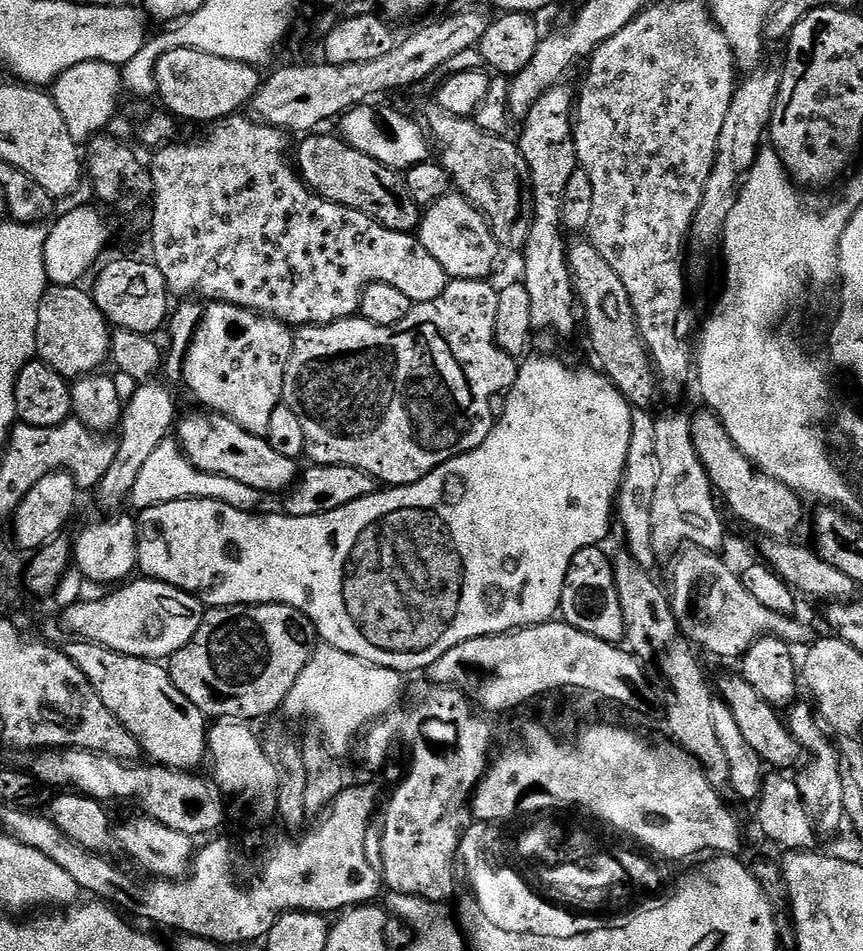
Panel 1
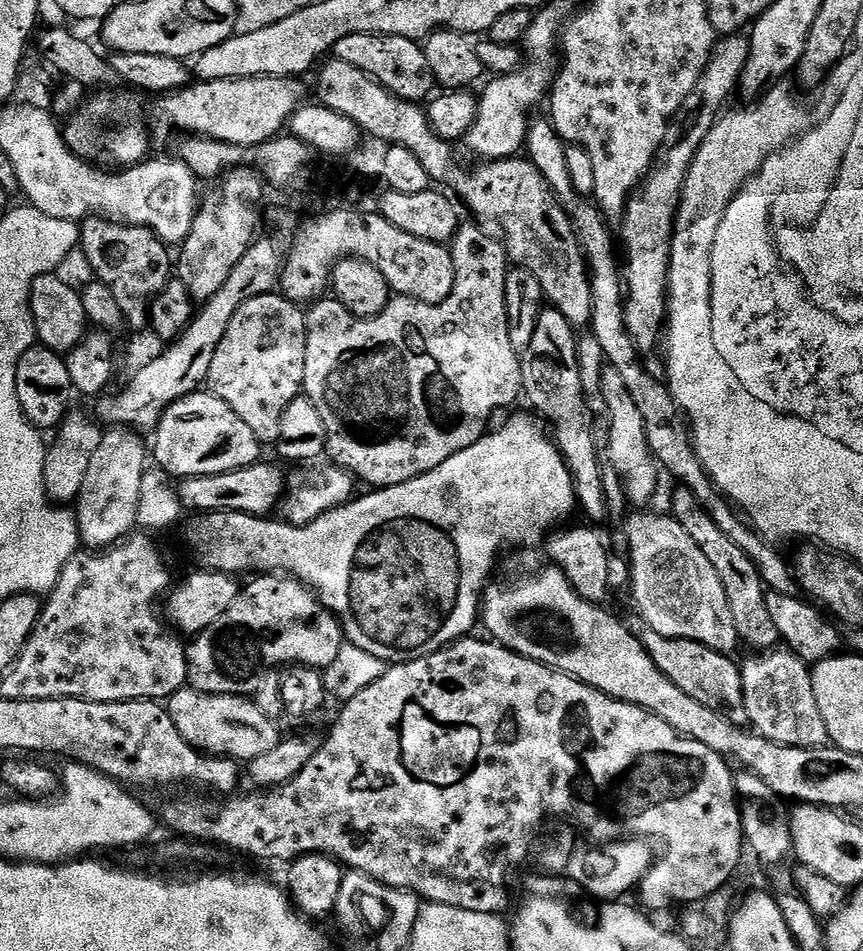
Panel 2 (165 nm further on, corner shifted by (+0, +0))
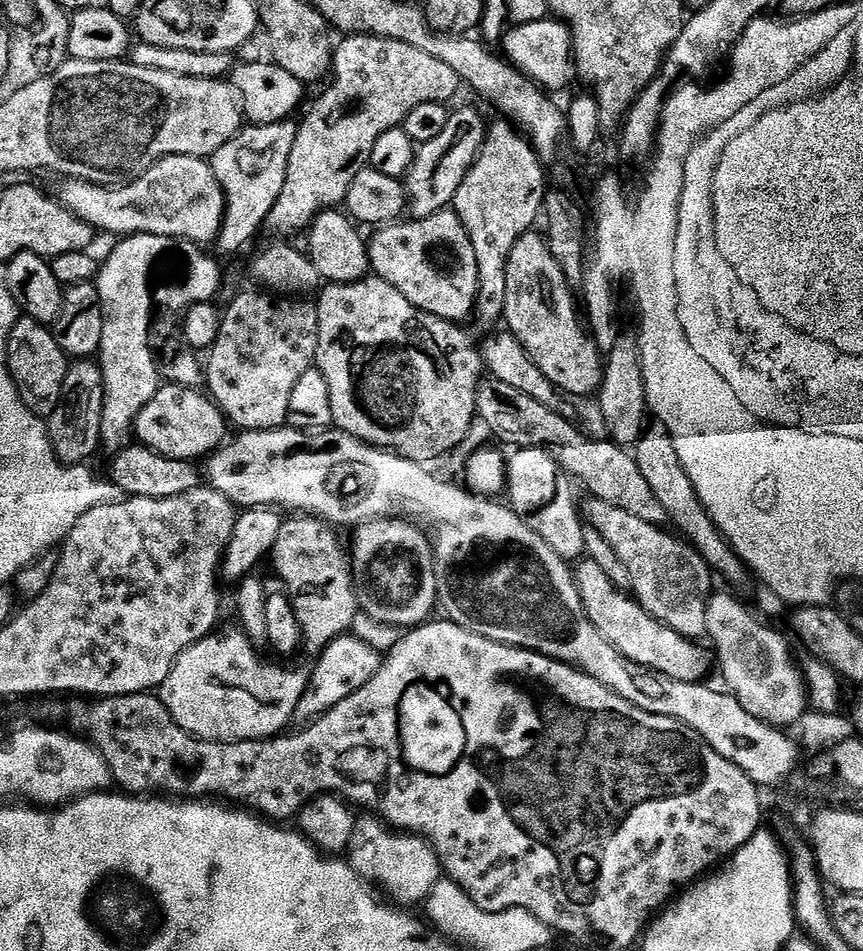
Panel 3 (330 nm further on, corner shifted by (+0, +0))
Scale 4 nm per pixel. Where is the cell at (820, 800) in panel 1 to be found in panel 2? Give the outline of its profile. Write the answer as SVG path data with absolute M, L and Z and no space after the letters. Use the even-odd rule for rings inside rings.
M764 650L759 654L752 654L748 661L740 664L748 724L754 729L756 735L765 736L775 744L786 744L789 748L823 748L829 743L829 737L826 723L822 720L821 711L818 710L817 699L814 698L809 665L791 650L780 651Z

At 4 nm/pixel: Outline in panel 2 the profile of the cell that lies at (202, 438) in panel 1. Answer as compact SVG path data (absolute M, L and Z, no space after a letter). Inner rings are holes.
M197 390L178 398L160 416L154 429L156 441L150 444L150 452L156 455L155 467L169 477L187 478L226 474L230 470L245 468L261 459L262 445L254 430L208 390Z

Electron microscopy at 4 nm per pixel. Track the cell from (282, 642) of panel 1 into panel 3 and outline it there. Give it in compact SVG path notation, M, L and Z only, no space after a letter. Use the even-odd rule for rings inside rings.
M295 515L281 523L278 542L270 553L270 564L276 567L275 579L280 580L283 589L292 599L294 614L303 628L303 643L313 654L323 652L330 642L345 635L358 619L358 588L354 583L349 553L336 537L337 529L314 516Z

